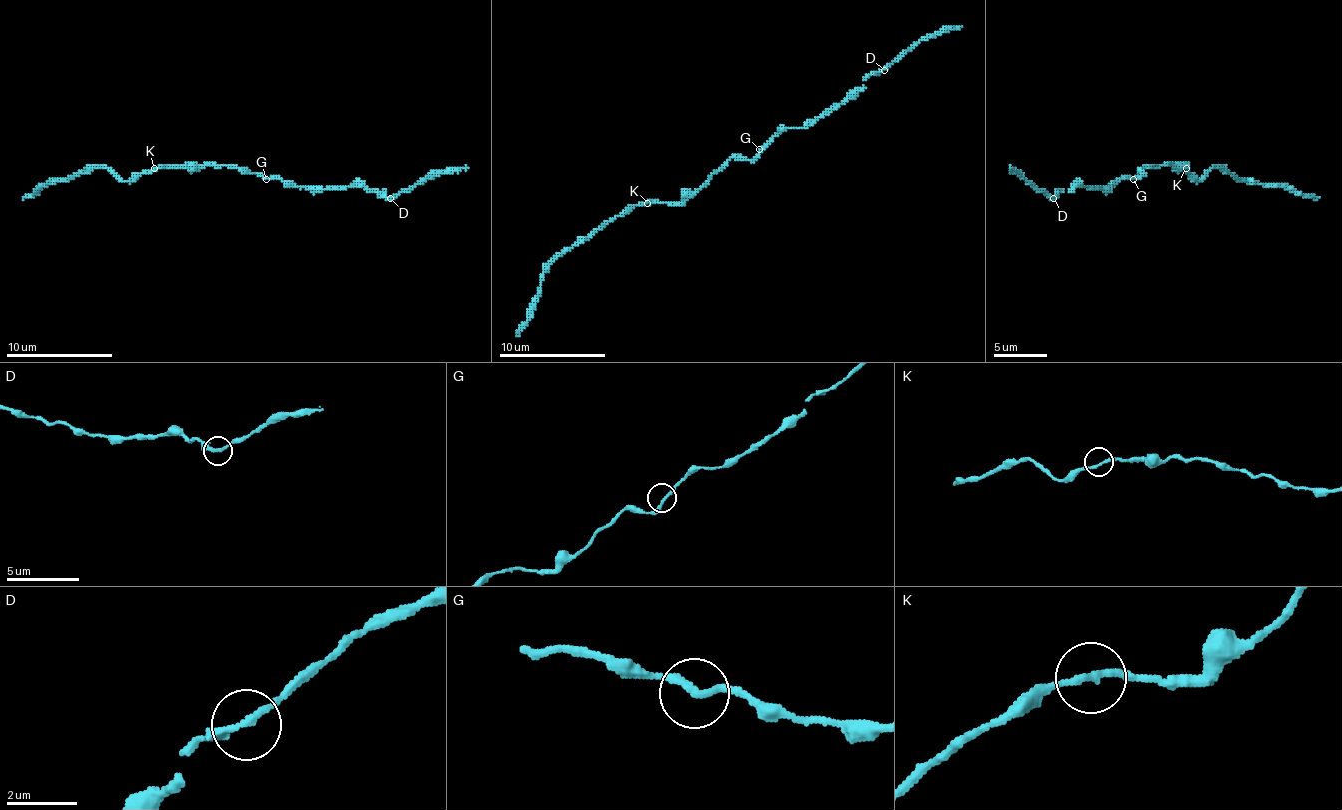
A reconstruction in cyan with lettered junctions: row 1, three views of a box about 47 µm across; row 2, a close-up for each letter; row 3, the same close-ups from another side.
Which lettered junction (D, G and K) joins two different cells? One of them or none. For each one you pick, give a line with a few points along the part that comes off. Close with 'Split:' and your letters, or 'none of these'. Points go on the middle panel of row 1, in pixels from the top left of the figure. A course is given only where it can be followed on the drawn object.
Split: none of these

